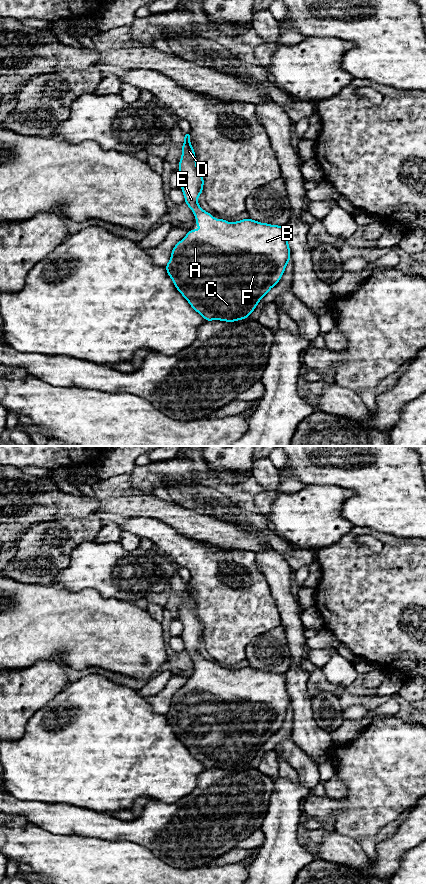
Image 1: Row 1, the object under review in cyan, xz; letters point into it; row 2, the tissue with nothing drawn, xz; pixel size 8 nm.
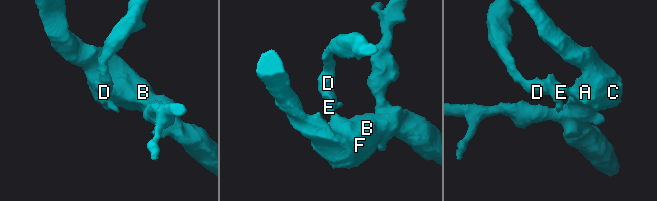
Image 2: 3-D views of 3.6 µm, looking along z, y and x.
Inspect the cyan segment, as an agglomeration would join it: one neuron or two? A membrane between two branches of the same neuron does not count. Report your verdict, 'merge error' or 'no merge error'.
no merge error

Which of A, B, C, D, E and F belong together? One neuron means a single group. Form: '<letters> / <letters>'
A B C D E F

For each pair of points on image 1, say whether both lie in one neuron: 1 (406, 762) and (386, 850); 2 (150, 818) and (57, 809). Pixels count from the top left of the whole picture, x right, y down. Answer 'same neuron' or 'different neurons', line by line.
1: different neurons
2: same neuron

